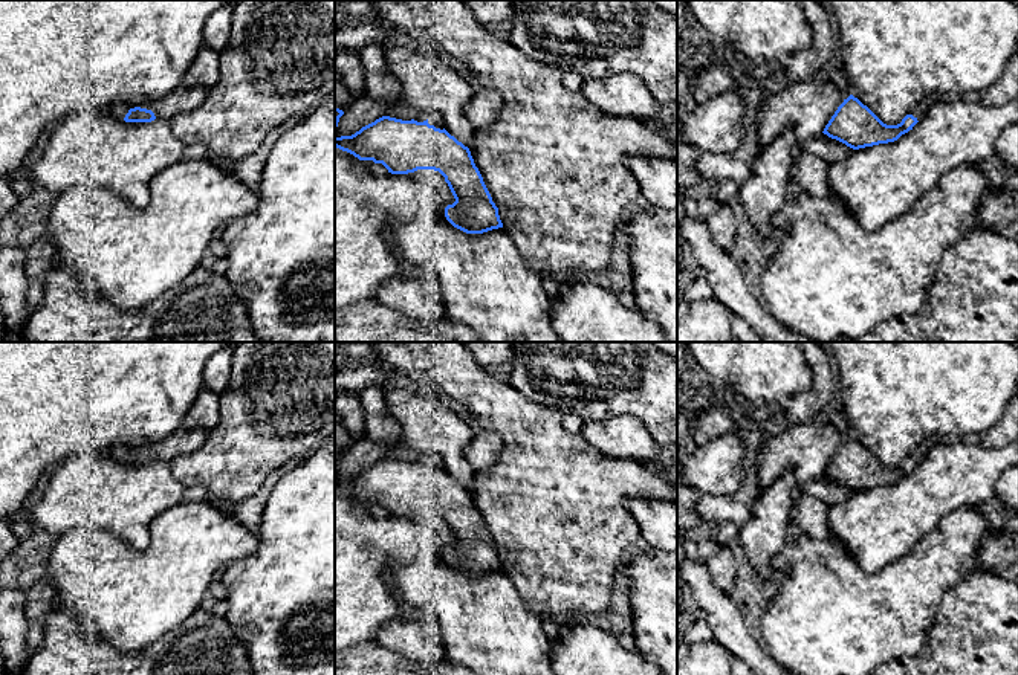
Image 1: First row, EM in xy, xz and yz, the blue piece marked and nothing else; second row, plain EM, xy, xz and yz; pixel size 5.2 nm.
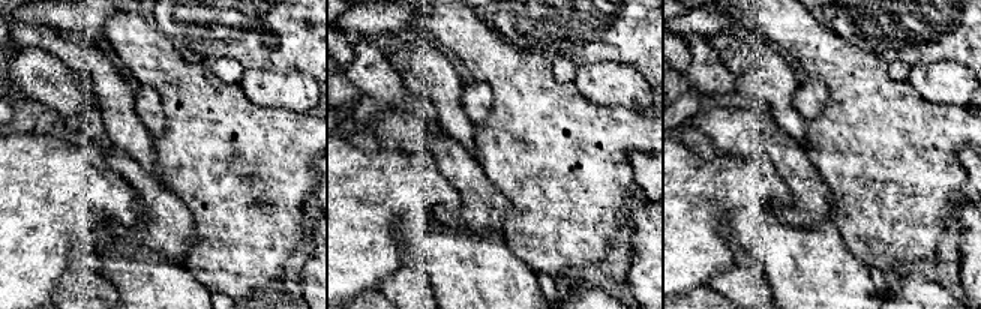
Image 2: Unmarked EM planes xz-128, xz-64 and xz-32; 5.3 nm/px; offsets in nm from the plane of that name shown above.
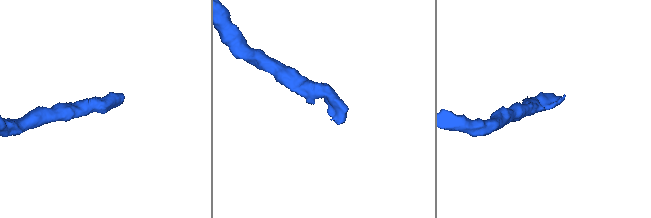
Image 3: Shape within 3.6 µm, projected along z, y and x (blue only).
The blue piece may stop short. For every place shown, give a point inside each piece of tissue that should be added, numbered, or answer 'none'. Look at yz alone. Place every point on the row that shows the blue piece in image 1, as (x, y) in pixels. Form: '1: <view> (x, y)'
1: yz (927, 103)

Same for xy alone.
1: xy (182, 100)

